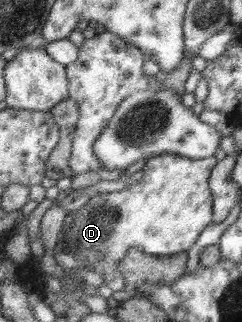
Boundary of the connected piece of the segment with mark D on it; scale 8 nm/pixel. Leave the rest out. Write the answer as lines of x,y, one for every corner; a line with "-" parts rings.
165,154
165,155
155,155
148,159
147,163
143,166
143,177
141,181
129,187
129,189
122,189
120,191
106,192
106,193
96,193
92,199
90,199
85,205
79,207
78,210
69,212
68,217
68,228
63,231
63,239
61,239
61,244
59,244
58,249
63,253
73,253
74,255
79,255
84,261
90,264
91,270
102,274
105,280
105,284
112,288
114,291
123,290
127,288
124,278
122,277
121,268
118,268
120,260
126,252
130,250
131,247
139,247
141,252
146,252
148,255
174,255
175,253
180,253
191,248
199,234
203,231
209,224
212,224
212,192
209,188
209,177
211,176
214,167
218,163
214,156
209,156
202,159
188,159
187,157
175,154

